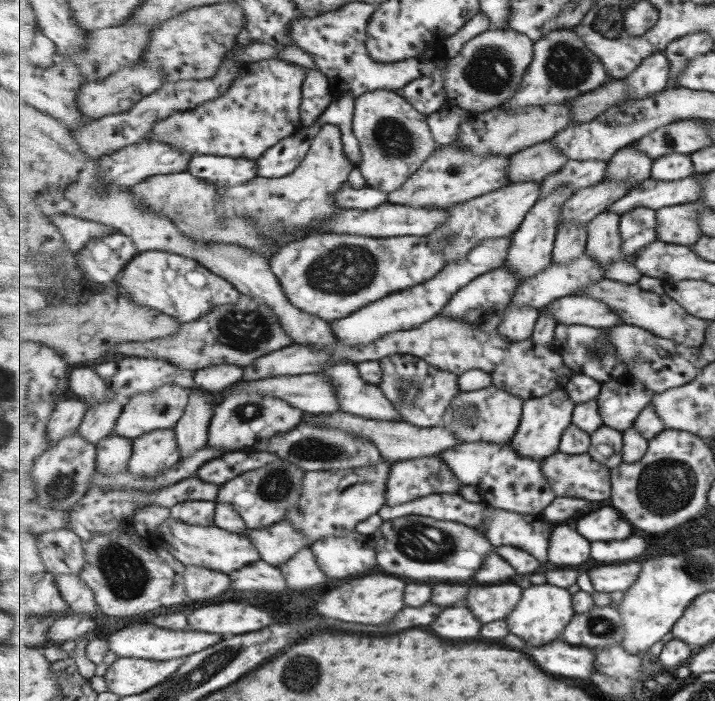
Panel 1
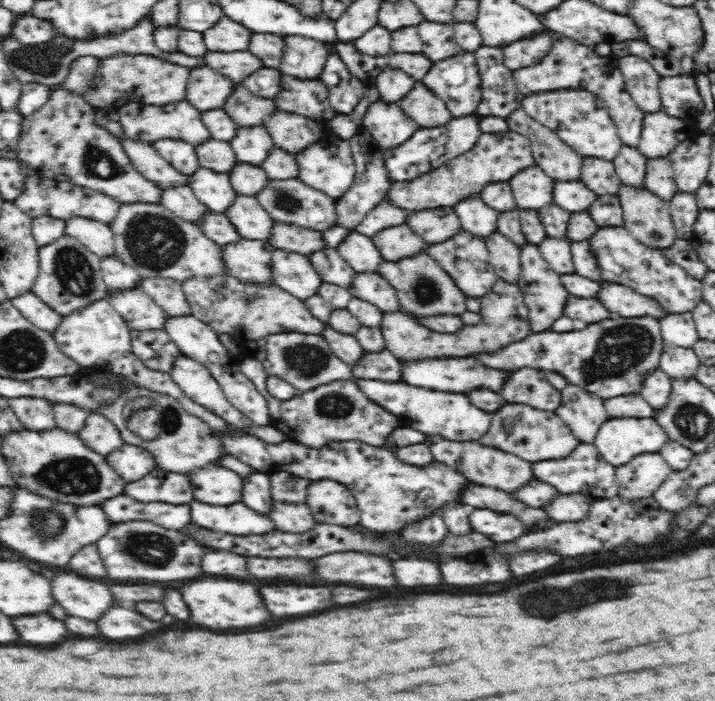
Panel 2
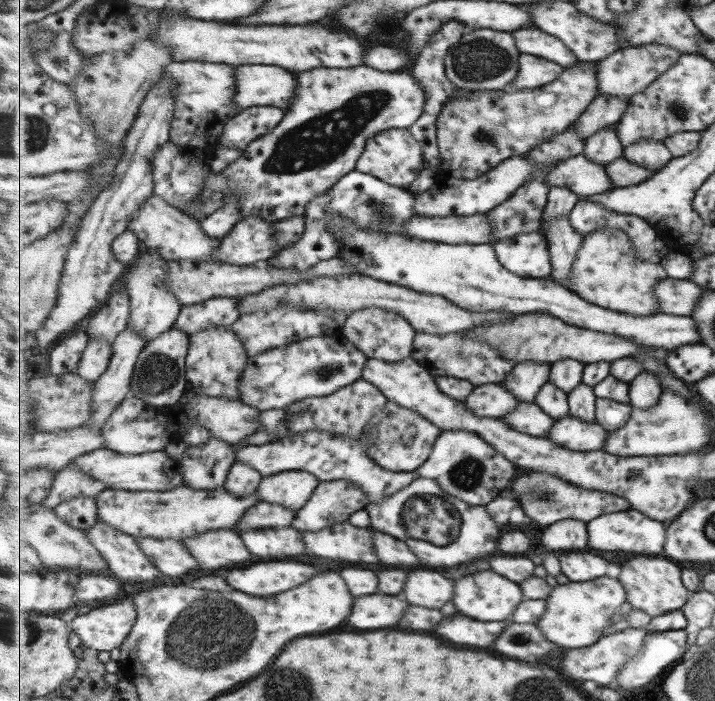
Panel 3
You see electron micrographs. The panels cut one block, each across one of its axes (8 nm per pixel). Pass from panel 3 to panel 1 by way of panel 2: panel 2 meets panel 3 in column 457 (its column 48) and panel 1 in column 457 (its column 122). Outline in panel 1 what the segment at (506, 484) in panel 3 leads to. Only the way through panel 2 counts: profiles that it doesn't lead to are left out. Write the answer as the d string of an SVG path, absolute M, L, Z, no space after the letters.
M440 455L425 456L417 460L405 460L405 462L396 462L392 464L389 473L389 482L387 482L387 506L399 506L401 502L411 502L421 496L429 494L445 494L453 492L457 494L461 488L461 482L455 478L455 474L439 460Z

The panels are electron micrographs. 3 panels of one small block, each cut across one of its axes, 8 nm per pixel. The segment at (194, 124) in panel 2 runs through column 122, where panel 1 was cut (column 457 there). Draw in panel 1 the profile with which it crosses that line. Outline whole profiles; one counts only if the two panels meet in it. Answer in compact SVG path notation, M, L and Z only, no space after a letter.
M452 105L451 108L439 110L428 116L428 124L432 130L433 138L441 145L453 145L460 137L460 127L465 122L465 117L471 111Z

